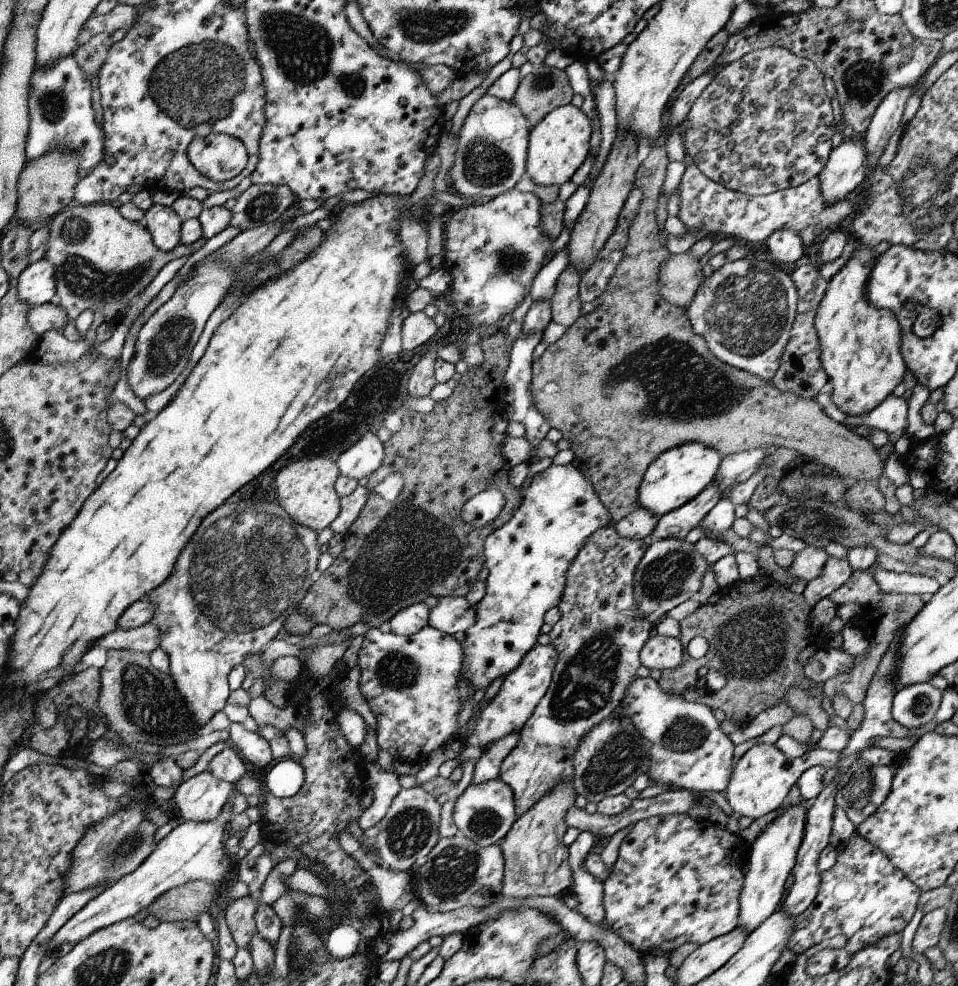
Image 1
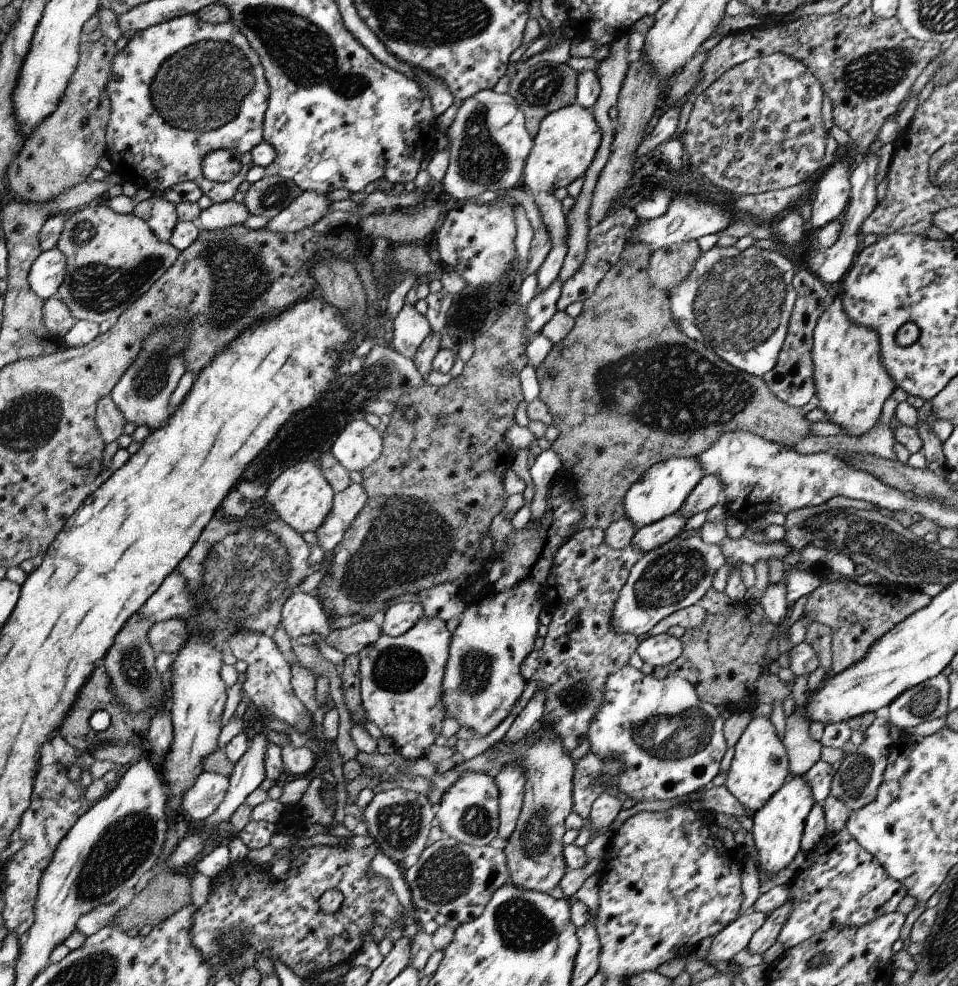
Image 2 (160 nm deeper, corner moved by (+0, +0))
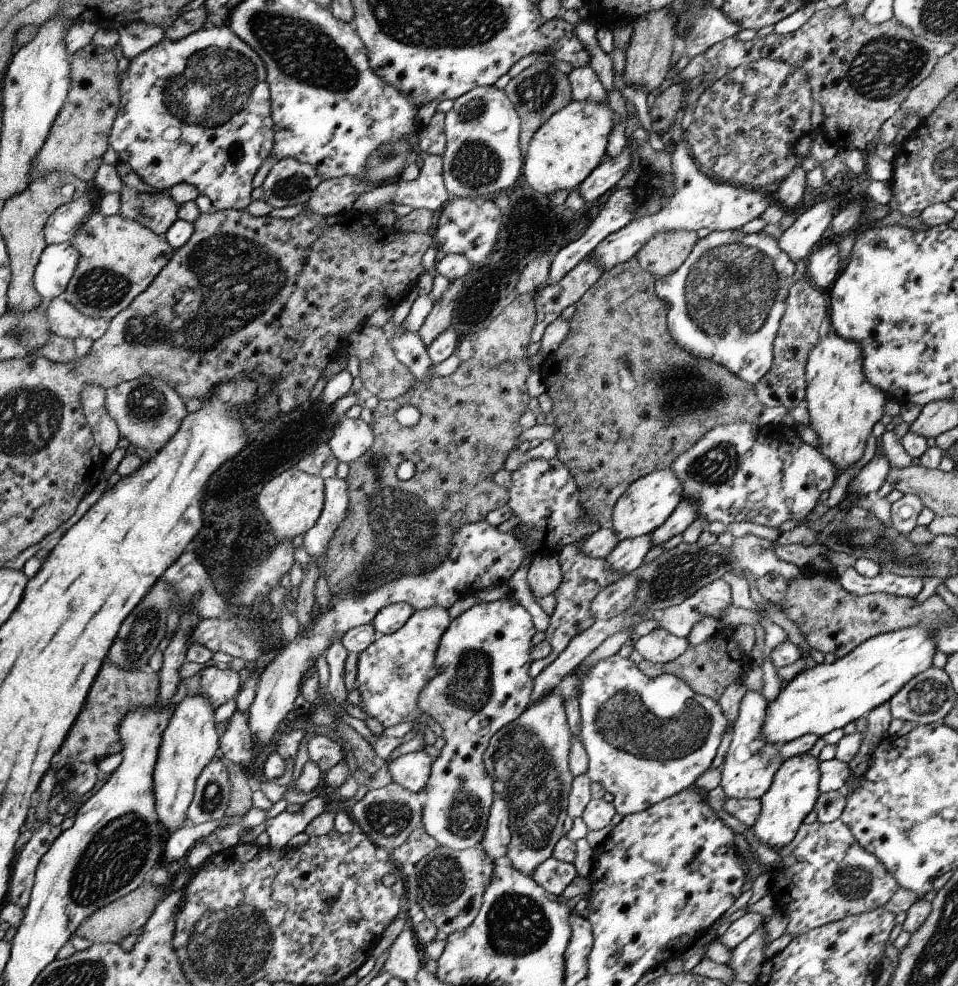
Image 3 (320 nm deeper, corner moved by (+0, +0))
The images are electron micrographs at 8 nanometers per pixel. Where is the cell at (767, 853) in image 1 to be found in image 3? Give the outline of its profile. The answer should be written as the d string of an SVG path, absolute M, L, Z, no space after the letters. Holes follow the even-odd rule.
M810 753L793 756L780 763L770 788L760 798L760 816L751 827L760 842L778 850L793 841L799 826L804 823L806 815L810 814L818 800L820 763L821 760Z

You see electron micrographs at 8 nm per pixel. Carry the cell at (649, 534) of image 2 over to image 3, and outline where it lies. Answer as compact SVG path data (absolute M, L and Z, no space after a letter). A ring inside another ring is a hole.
M650 535L618 542L604 559L606 563L609 563L609 570L617 571L623 575L637 571L642 566L644 556L653 547Z

